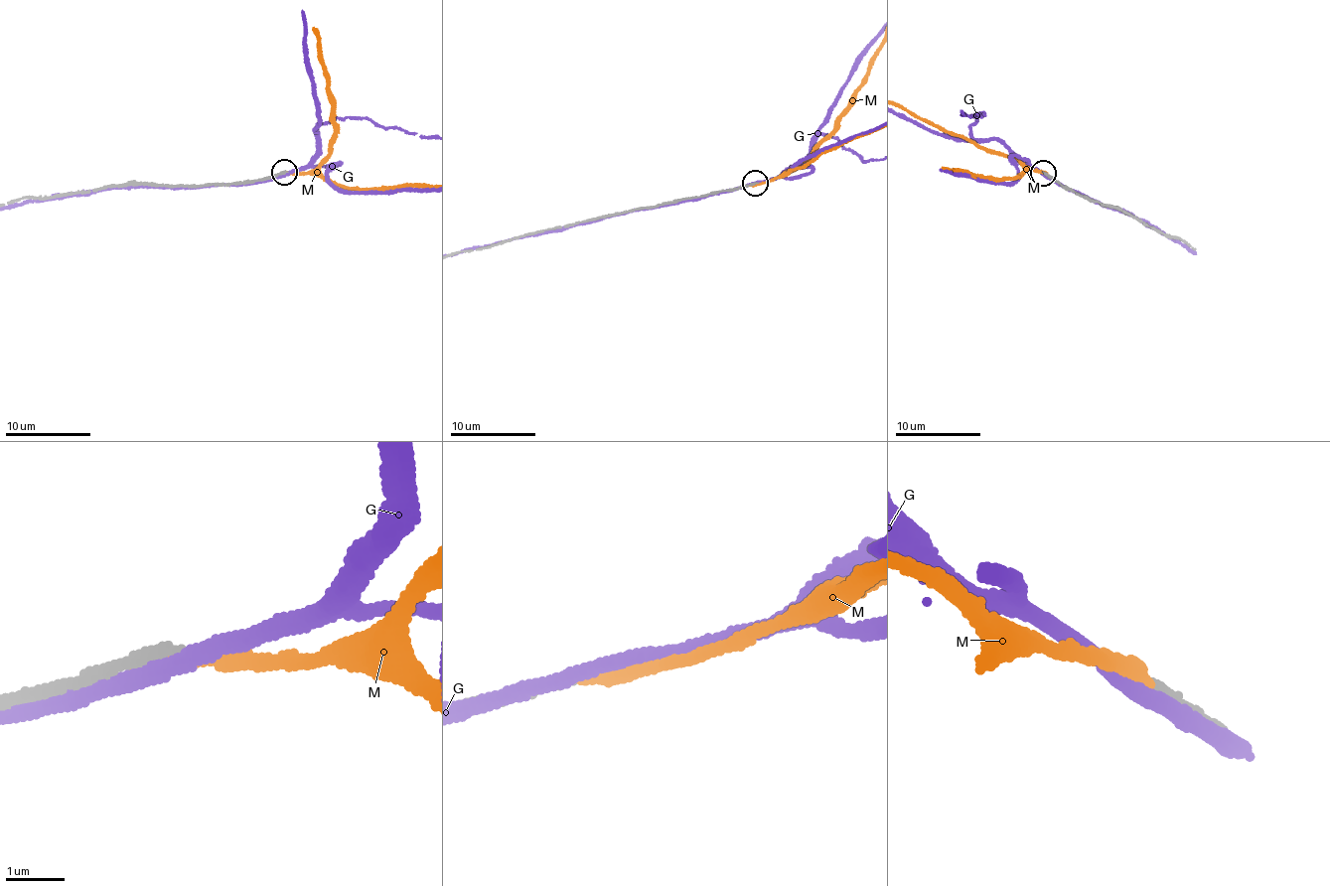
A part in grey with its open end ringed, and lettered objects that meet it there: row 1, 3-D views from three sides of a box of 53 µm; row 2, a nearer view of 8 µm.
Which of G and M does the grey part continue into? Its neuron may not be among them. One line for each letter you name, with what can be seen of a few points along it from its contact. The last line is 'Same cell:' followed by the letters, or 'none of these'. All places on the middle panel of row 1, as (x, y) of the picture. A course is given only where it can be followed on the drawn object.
Same cell: none of these

